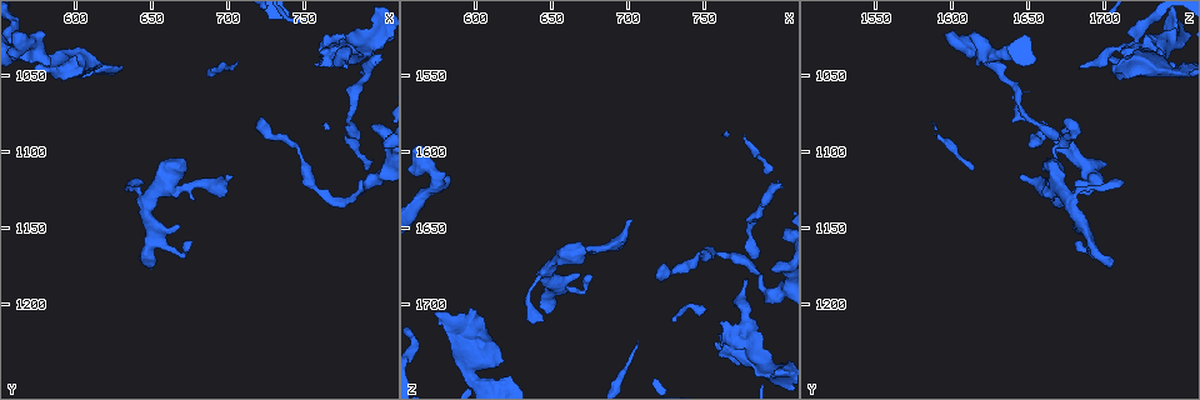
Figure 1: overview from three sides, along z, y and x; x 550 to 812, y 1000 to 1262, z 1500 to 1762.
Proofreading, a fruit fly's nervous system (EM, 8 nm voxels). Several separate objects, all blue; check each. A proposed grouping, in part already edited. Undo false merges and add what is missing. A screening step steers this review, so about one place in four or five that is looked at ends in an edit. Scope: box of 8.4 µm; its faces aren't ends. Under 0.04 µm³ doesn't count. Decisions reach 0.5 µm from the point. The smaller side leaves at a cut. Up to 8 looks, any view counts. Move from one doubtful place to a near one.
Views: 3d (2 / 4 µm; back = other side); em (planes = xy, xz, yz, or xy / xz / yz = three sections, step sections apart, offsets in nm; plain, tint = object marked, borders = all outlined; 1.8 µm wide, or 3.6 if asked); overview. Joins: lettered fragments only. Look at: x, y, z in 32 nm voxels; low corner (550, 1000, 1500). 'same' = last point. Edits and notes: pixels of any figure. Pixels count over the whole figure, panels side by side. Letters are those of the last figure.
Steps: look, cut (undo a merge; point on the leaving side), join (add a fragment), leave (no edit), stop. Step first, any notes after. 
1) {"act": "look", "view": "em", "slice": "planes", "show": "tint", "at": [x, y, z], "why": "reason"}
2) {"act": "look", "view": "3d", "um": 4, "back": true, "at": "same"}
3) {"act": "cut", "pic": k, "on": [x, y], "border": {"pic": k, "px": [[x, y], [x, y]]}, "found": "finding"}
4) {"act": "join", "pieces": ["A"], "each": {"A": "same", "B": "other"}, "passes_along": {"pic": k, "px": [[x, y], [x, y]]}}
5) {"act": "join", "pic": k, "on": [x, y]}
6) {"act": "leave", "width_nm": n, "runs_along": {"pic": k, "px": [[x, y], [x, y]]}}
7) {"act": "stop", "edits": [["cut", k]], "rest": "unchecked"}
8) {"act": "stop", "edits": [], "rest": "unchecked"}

{"act": "look", "view": "3d", "um": 4, "at": [668, 1148, 1680]}

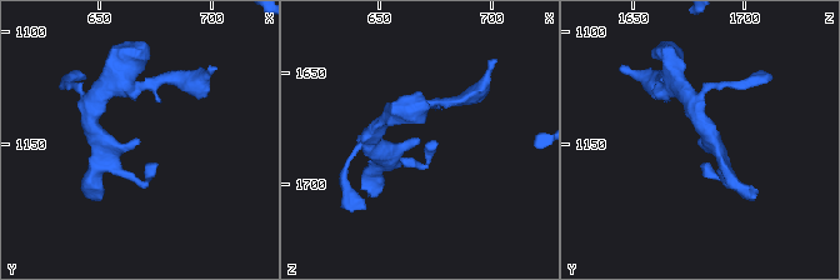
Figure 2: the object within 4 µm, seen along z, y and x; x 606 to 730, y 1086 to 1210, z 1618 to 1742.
{"act": "look", "view": "em", "slice": "xy", "step": 4, "show": "borders", "at": [669, 1147, 1678], "why": "need the tissue"}

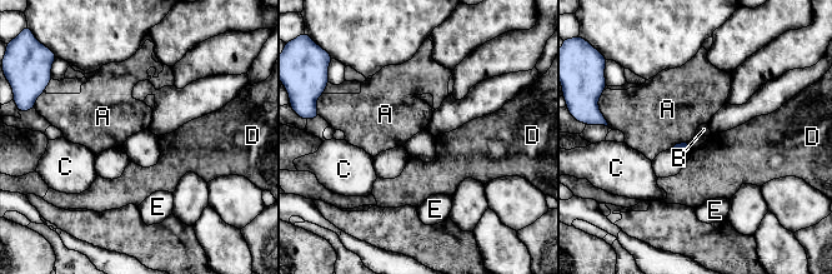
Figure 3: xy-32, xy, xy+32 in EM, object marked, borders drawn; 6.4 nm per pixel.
{"act": "look", "view": "em", "slice": "planes", "show": "borders", "at": "same"}

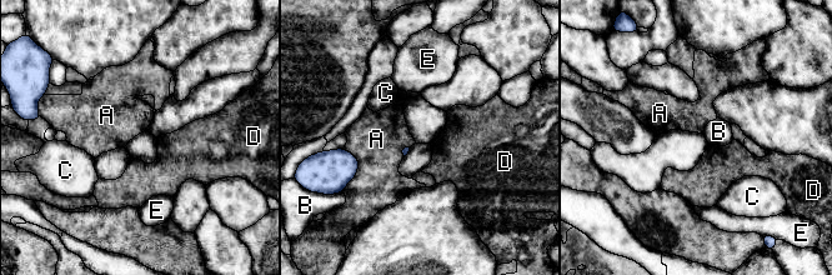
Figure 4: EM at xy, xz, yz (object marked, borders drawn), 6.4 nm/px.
{"act": "leave", "each": {"A": "other", "B": "other", "C": "other", "D": "other", "E": "other"}, "border": {"pic": 4, "px": [[344, 148], [357, 159], [346, 184]]}, "found": "none of them fits"}

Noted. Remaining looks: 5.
{"act": "look", "view": "em", "slice": "planes", "show": "borders", "at": [702, 1118, 1644]}

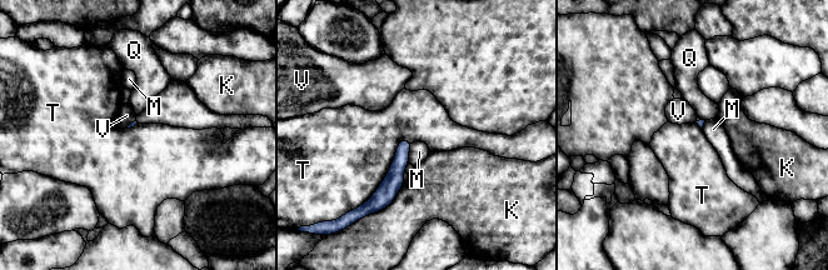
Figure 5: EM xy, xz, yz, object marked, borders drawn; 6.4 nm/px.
{"act": "leave", "each": {"K": "other", "M": "other", "Q": "other", "T": "other", "V": "other"}, "found": "none of them fits"}

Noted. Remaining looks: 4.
{"act": "look", "view": "3d", "um": 4, "at": [792, 1084, 1676], "why": "free end"}

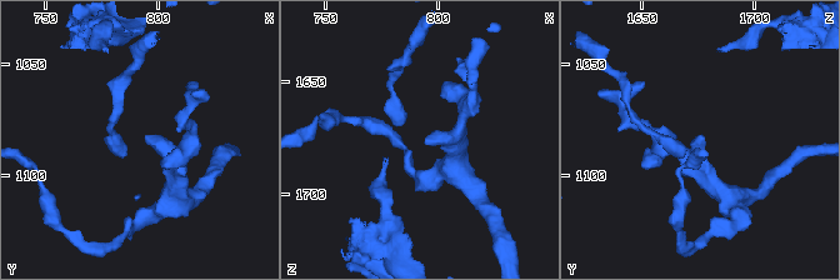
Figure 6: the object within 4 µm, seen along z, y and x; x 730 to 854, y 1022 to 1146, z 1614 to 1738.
{"act": "look", "view": "em", "slice": "xz", "step": 4, "show": "tint", "at": [794, 1083, 1676], "why": "need the tissue"}

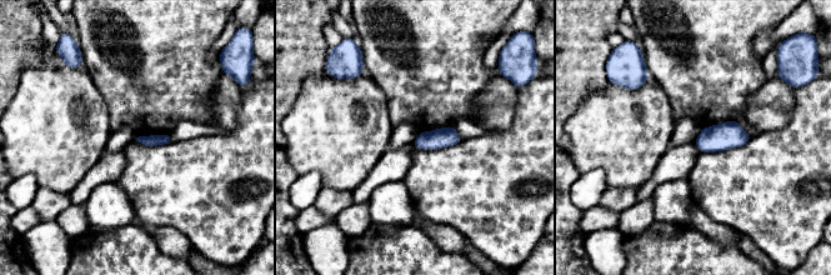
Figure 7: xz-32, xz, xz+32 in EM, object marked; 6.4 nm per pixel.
{"act": "look", "view": "em", "slice": "planes", "show": "borders", "at": "same", "why": "cut it another way"}

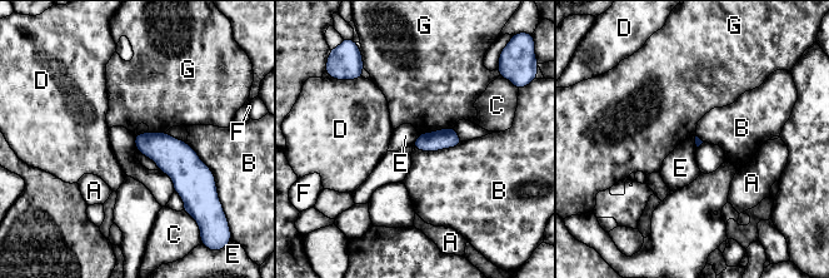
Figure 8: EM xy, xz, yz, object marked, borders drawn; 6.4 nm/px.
{"act": "leave", "longest_contact_nm": ["B", 320], "each": {"A": "other", "B": "other", "C": "other", "D": "other", "E": "other", "F": "other", "G": "other"}, "border": {"pic": 8, "px": [[159, 169], [170, 178], [174, 190]]}, "found": "no lettered fragment goes on from it"}

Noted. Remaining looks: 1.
{"act": "stop", "edits": [], "rest": "unchecked"}

